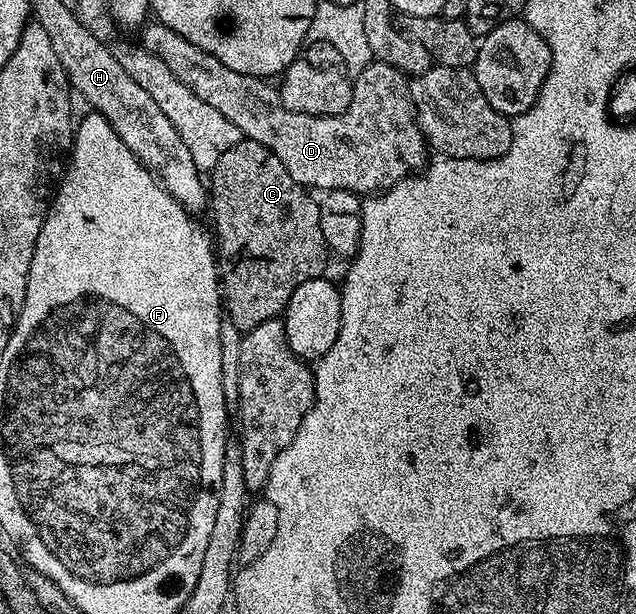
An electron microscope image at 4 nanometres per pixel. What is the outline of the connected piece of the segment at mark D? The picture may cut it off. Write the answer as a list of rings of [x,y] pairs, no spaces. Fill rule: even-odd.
[[[160,21],[147,23],[140,34],[141,47],[162,59],[174,76],[192,93],[197,94],[198,98],[202,98],[206,106],[214,106],[214,109],[228,118],[238,128],[241,137],[266,146],[266,150],[270,150],[278,158],[278,162],[286,166],[290,178],[294,178],[294,182],[309,190],[344,188],[347,192],[357,194],[379,194],[393,184],[401,183],[409,174],[419,173],[425,167],[424,155],[429,155],[430,149],[424,142],[424,135],[412,109],[412,99],[408,93],[409,77],[394,70],[394,66],[386,62],[373,59],[361,72],[355,73],[352,80],[352,101],[340,116],[308,116],[305,112],[295,112],[286,107],[279,91],[273,85],[271,88],[267,79],[238,74],[238,70],[222,66],[222,62],[218,62],[214,54],[199,50],[198,46]]]

